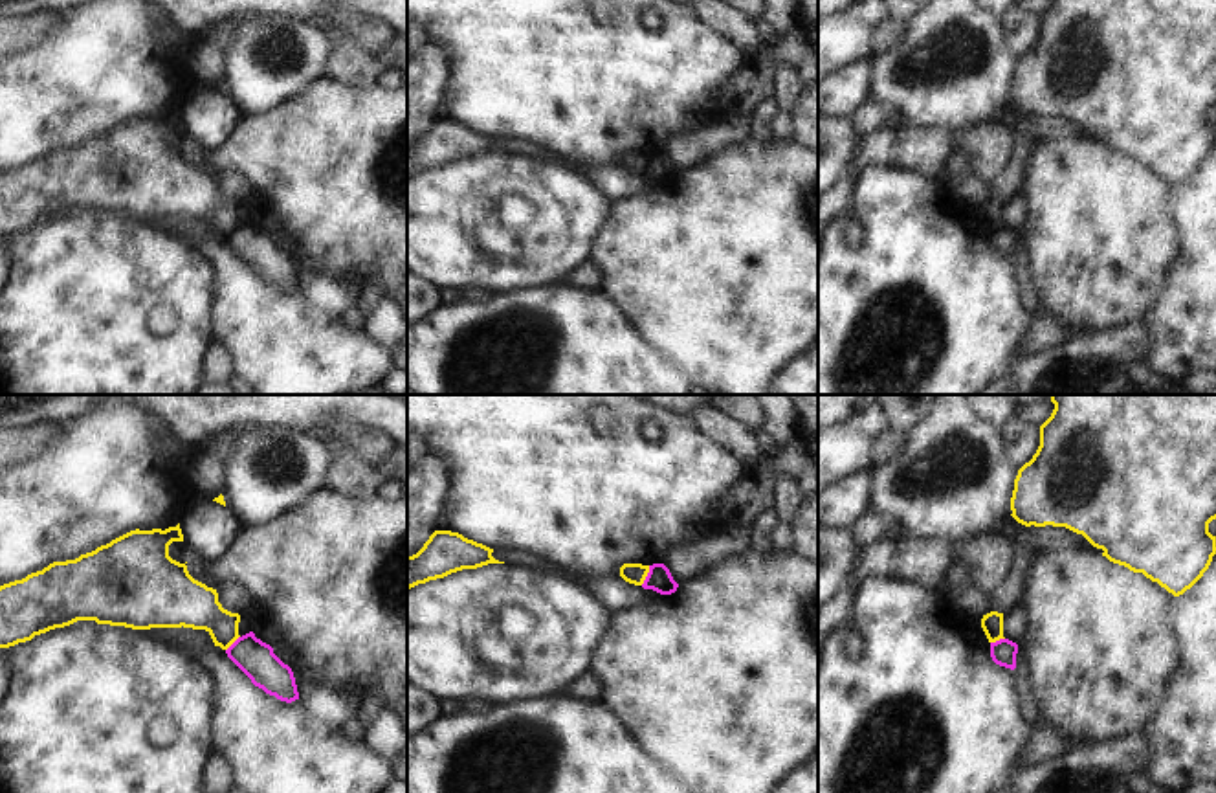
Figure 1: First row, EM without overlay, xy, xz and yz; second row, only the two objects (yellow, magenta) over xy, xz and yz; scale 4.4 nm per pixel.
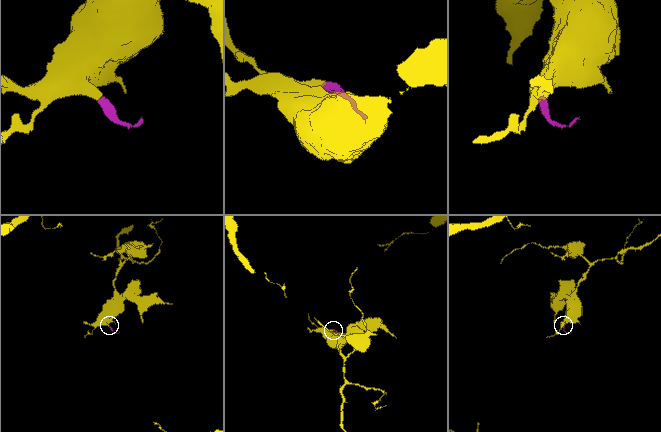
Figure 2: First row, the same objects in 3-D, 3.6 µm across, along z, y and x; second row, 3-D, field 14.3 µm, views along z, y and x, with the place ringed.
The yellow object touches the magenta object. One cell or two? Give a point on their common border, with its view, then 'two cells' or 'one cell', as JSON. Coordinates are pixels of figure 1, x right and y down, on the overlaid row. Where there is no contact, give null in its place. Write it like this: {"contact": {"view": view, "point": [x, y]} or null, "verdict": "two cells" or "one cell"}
{"contact": {"view": "xz", "point": [646, 575]}, "verdict": "two cells"}

